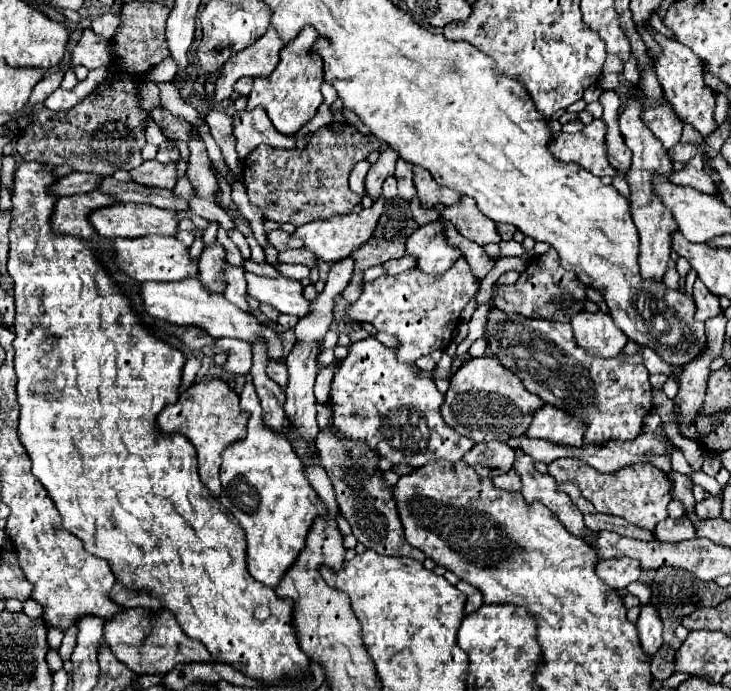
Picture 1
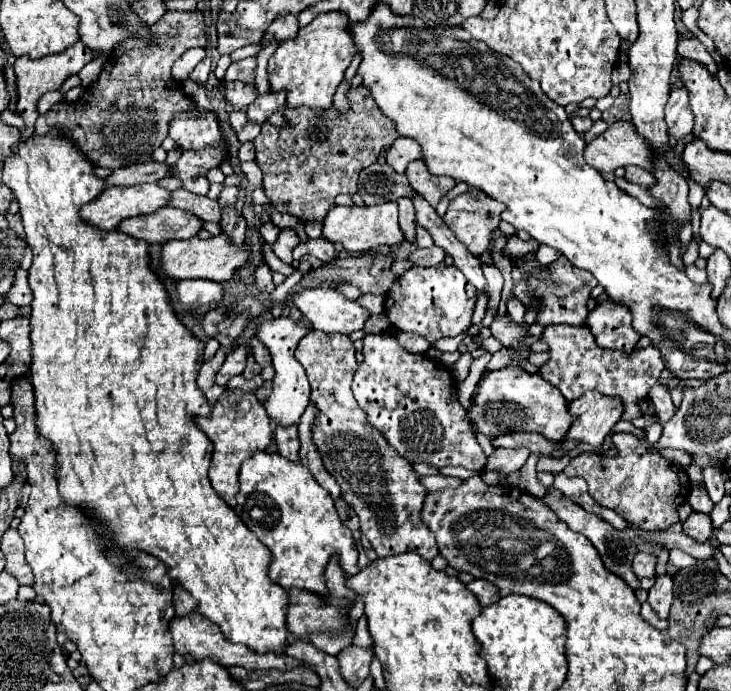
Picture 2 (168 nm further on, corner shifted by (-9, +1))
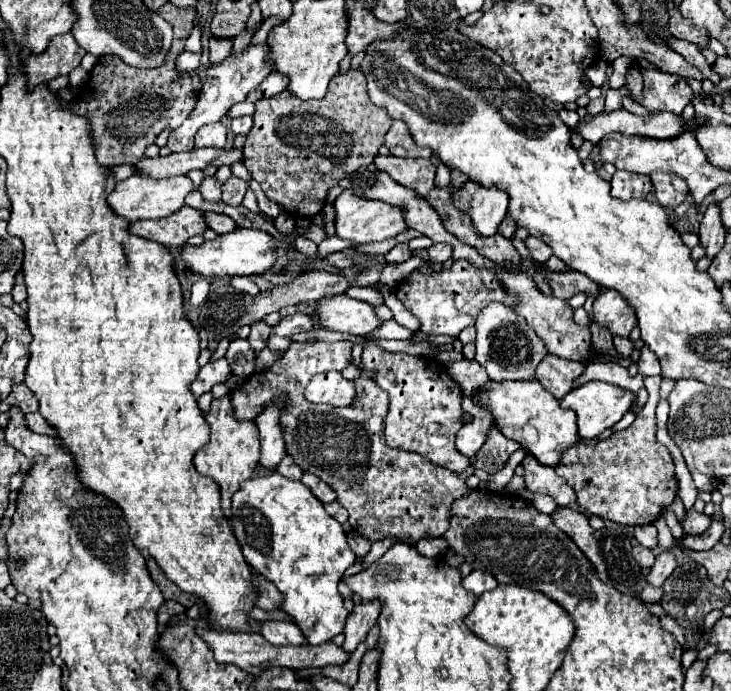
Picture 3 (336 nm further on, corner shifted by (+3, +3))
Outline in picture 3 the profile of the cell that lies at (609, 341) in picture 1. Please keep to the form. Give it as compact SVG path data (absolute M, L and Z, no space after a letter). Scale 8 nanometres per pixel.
M606 289L600 297L596 297L594 321L606 325L612 335L620 335L620 337L628 337L638 323L634 309L614 289Z

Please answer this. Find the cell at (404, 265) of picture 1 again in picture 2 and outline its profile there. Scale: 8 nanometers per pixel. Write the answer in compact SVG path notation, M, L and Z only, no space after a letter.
M428 247L428 249L416 249L414 253L410 253L408 261L412 265L420 265L420 267L432 267L436 263L442 263L444 261L444 255L446 251L440 249L440 247Z

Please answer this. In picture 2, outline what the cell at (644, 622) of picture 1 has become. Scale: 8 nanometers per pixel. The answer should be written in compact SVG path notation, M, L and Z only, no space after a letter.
M672 575L656 579L654 587L648 591L648 603L660 619L668 619L672 605Z

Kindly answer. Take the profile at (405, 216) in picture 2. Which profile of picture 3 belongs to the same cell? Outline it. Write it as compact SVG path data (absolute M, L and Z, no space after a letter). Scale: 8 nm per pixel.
M396 245L394 249L390 249L386 255L384 255L384 259L388 261L388 263L404 263L404 261L408 261L412 255L410 255L410 249L408 249L408 245Z

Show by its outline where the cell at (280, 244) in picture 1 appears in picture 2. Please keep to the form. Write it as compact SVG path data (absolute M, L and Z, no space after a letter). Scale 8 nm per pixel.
M324 237L300 241L300 243L294 247L292 255L294 255L294 259L302 259L304 255L314 255L314 257L318 257L322 263L328 263L328 261L336 259L334 245L332 245L330 241L326 241Z

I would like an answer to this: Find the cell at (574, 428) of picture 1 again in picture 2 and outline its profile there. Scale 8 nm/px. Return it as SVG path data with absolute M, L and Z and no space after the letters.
M584 393L582 397L568 403L570 415L574 417L566 439L582 441L592 447L600 447L610 429L620 421L620 401L614 397L600 397L600 393Z

